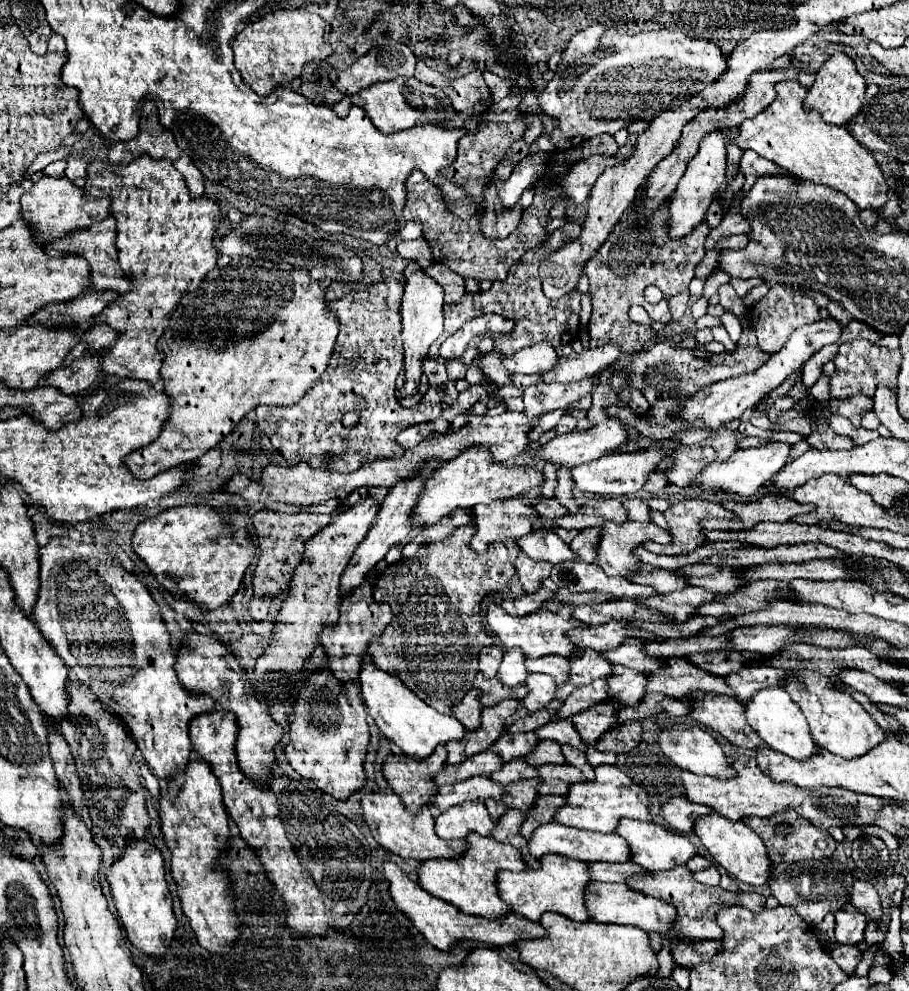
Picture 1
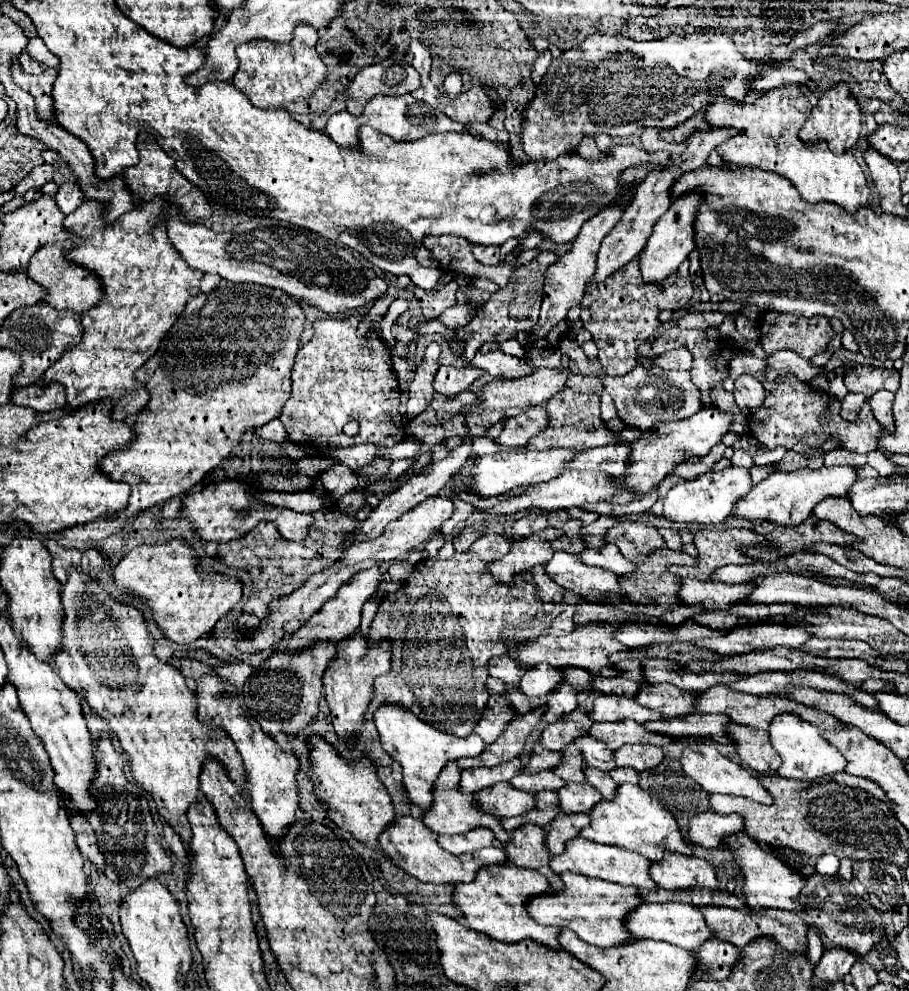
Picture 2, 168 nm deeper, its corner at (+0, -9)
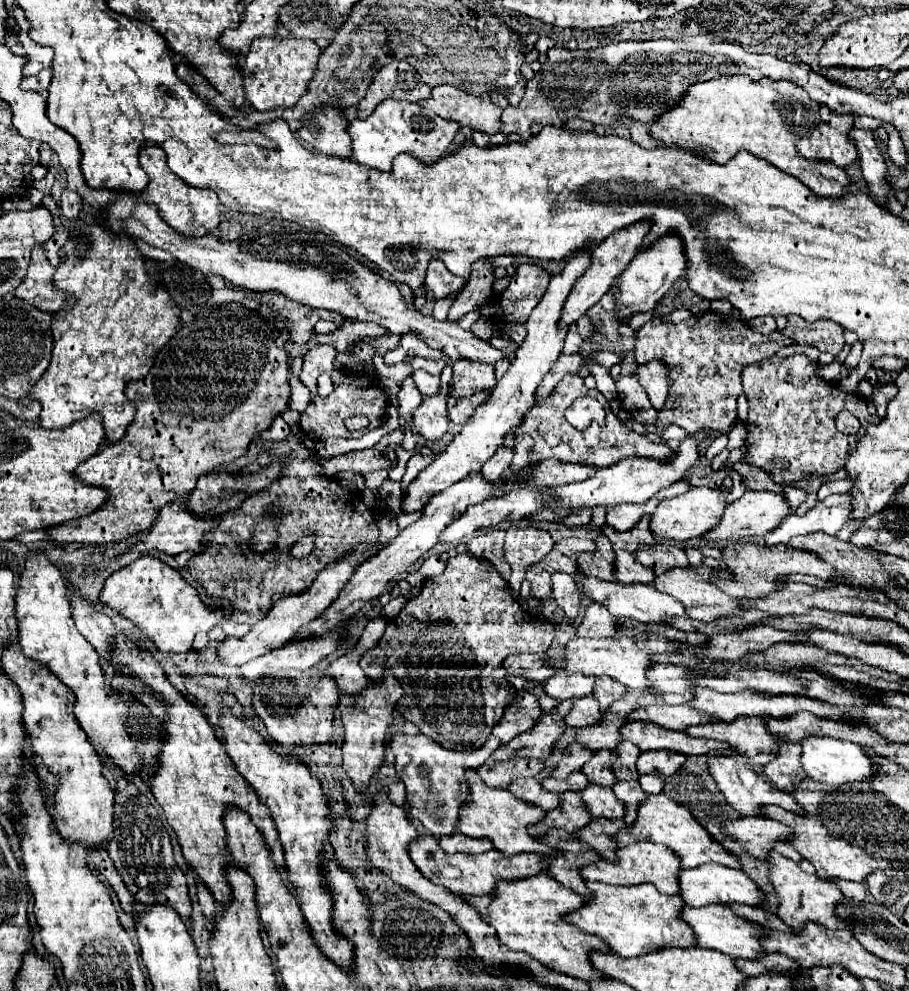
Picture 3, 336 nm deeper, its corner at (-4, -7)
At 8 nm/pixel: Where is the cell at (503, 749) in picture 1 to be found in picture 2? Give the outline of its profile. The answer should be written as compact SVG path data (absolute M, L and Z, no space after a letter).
M537 746L537 752L531 752L529 764L521 772L523 774L533 774L533 772L549 770L549 768L557 766L559 760L561 760L561 752L553 752L553 750L547 750L543 746Z

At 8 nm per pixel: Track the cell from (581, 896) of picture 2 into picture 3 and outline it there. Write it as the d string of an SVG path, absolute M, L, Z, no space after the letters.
M587 882L593 896L587 904L567 914L565 920L579 926L589 934L601 936L613 954L617 956L643 956L663 948L695 948L697 936L689 930L687 922L681 922L681 910L685 906L683 898L665 896L657 892L655 886L609 886L603 882Z

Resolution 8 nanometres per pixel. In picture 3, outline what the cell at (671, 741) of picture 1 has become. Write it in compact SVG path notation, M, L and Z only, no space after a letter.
M711 756L709 758L709 772L711 776L715 778L719 790L725 794L727 802L741 814L741 816L761 816L761 808L763 806L769 806L769 804L775 804L775 806L781 806L783 810L789 810L789 812L795 812L795 814L805 814L801 810L801 806L795 802L793 796L789 796L787 792L781 792L777 790L767 778L761 778L751 766L731 758L731 756Z

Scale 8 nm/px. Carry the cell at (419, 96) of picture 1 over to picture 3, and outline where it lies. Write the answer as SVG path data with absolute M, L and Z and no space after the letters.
M385 100L375 108L375 112L367 120L357 118L349 122L349 136L353 140L353 158L359 164L377 168L381 172L389 172L393 158L403 152L415 156L425 164L433 164L437 156L441 158L443 152L449 148L457 130L459 128L455 122L443 120L433 110L403 100Z

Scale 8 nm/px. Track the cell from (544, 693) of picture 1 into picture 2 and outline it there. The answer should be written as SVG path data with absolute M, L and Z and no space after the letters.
M561 684L561 688L557 688L557 692L549 692L547 696L547 712L543 714L543 722L555 722L563 716L567 716L569 712L573 712L577 708L577 698L575 698L575 688L571 688L569 684Z

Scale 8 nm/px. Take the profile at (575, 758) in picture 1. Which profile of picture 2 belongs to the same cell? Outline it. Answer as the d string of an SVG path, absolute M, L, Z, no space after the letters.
M585 766L583 774L585 774L585 780L587 780L589 784L593 784L593 786L603 794L603 798L607 798L607 800L613 798L617 784L609 778L607 772L601 772L601 770L597 770L597 768L589 768L589 766Z

